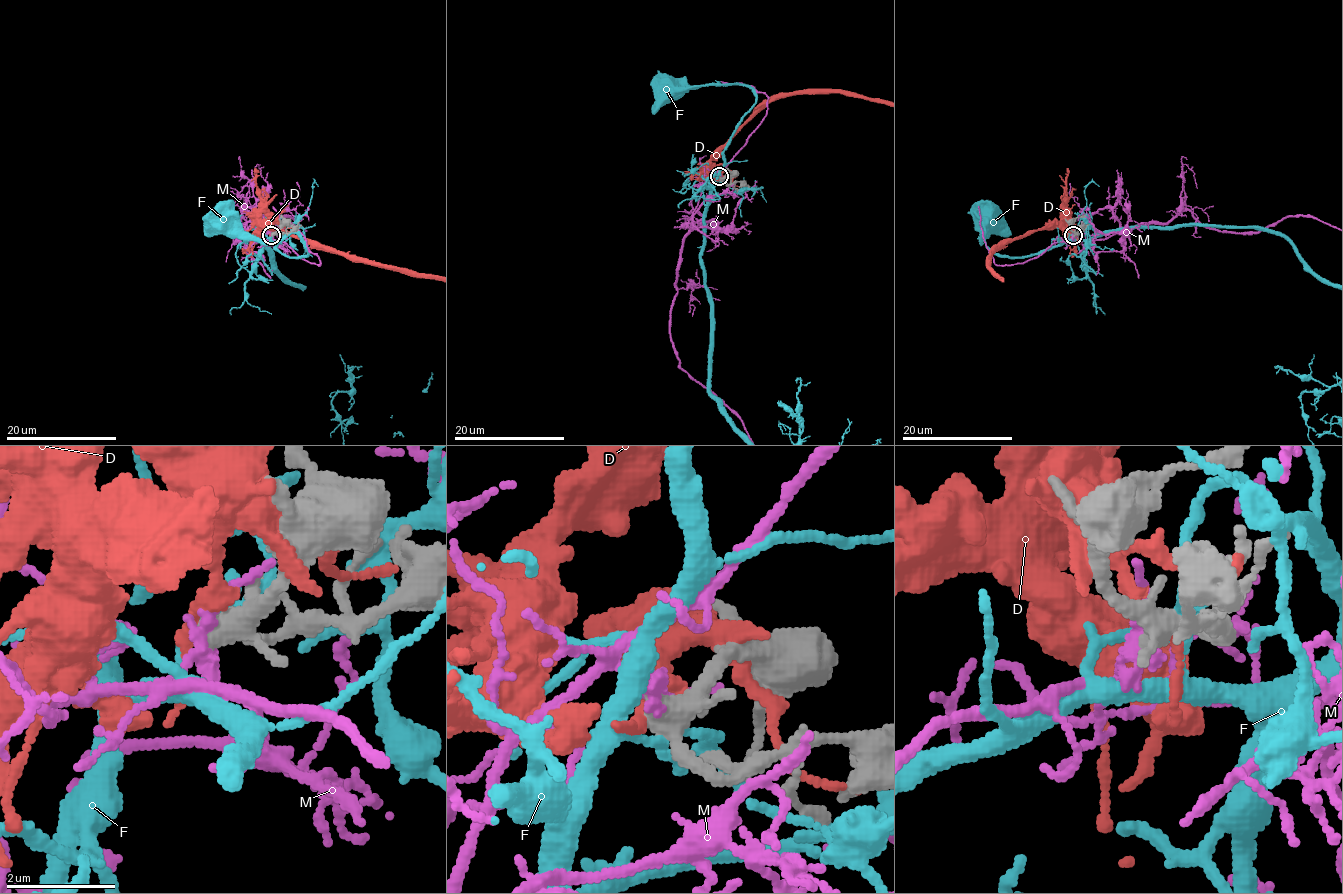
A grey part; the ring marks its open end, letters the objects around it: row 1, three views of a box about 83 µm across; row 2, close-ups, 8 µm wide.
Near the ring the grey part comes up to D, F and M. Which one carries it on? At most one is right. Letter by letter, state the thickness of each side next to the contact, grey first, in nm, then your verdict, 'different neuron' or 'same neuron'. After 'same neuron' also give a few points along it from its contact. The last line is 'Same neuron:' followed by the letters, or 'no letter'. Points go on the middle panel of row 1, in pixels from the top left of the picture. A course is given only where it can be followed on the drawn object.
D: calibres 340 and 260 nm; different neuron
F: calibres 360 and 190 nm; different neuron
M: calibres 340 and 240 nm; different neuron
Same neuron: no letter

